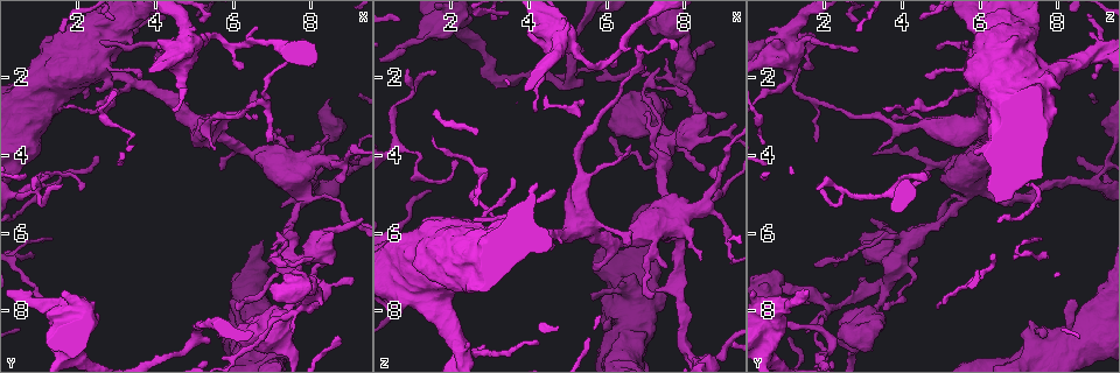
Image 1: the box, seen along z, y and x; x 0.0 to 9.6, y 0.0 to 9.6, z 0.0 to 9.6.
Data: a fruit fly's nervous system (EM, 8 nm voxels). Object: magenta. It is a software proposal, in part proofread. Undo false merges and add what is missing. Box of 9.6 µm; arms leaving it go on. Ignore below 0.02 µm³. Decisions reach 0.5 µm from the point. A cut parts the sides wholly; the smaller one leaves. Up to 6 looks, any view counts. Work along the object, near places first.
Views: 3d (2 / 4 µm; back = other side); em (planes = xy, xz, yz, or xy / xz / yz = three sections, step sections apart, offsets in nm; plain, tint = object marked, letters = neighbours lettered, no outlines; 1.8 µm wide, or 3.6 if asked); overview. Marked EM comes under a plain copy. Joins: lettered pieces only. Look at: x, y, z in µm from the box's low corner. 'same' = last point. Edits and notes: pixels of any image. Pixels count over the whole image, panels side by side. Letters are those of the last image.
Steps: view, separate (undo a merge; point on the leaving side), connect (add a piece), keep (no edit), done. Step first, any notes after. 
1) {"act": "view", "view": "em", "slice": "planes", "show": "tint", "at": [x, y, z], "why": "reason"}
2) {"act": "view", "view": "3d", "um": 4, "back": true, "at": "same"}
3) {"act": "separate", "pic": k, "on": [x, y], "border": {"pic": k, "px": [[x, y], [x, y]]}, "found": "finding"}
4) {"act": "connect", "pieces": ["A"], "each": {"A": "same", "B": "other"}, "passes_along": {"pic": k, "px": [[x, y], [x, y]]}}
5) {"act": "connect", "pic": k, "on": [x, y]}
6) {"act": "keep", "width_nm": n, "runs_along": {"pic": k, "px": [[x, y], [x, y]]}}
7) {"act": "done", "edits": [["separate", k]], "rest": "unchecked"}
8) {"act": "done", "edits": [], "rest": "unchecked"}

{"act": "view", "view": "3d", "um": 4, "back": true, "at": [2.60, 1.70, 5.95]}

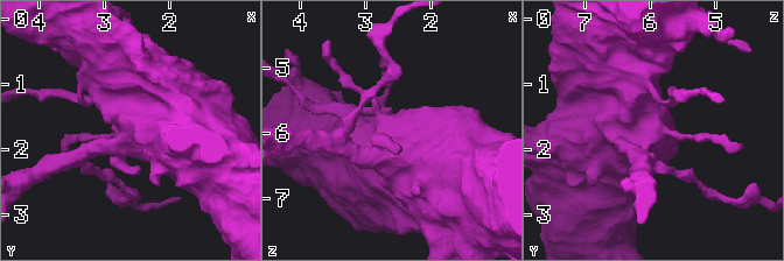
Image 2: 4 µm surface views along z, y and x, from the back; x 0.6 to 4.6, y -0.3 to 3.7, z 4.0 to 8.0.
{"act": "view", "view": "em", "um": 3.6, "slice": "planes", "show": "letters", "at": [2.60, 1.70, 5.95]}

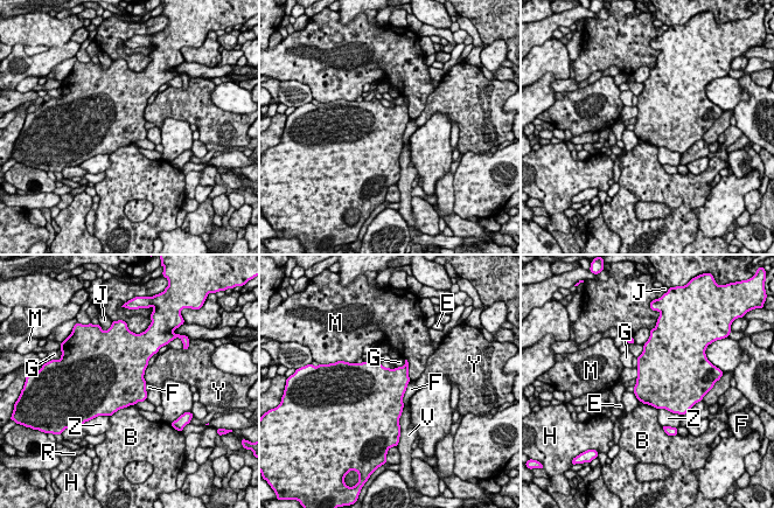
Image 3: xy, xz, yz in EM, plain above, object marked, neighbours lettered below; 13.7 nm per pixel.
{"act": "keep", "width_nm": 650, "each": {"B": "other", "E": "other", "F": "other", "G": "other", "H": "other", "J": "other", "M": "other", "R": "other", "V": "other", "Y": "other", "Z": "other"}, "border": {"pic": 3, "px": [[147, 366], [144, 373], [146, 383]]}, "found": "continuous, no second neuron"}

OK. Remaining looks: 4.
{"act": "view", "view": "em", "um": 3.6, "slice": "xz", "step": 8, "show": "tint", "at": [2.40, 1.45, 9.15], "why": "sharp bend"}

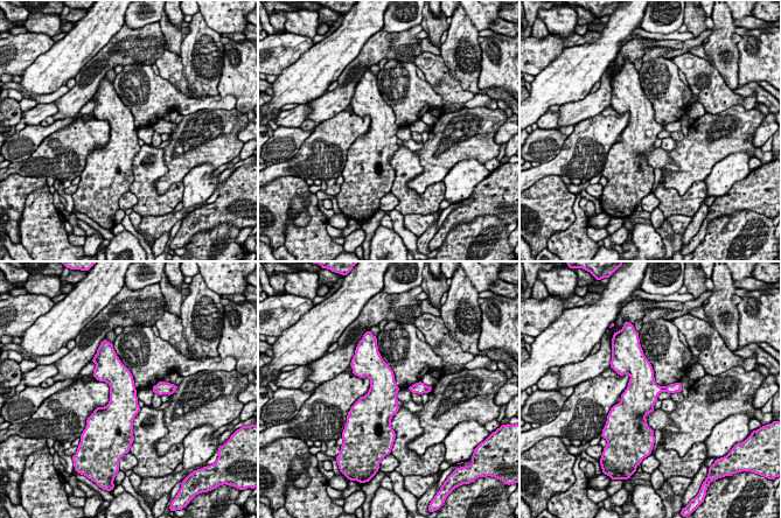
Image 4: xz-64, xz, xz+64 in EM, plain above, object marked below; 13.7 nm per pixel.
{"act": "view", "view": "em", "um": 3.6, "slice": "planes", "show": "tint", "at": "same"}

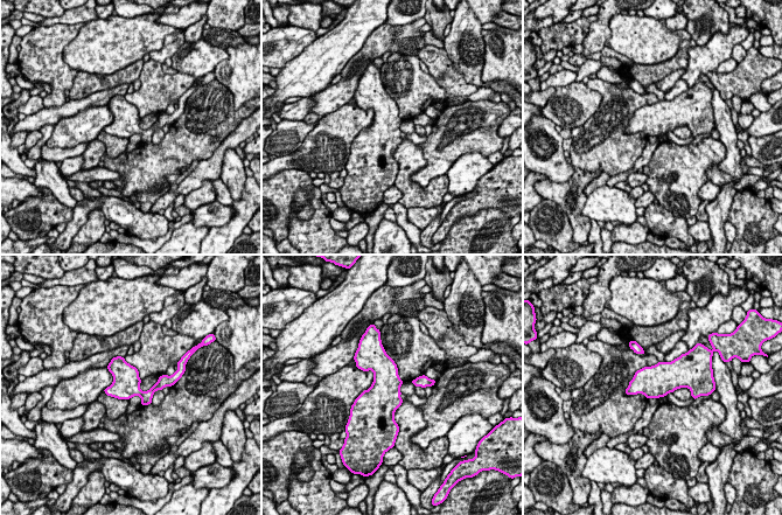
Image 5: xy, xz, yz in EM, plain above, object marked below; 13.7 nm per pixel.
{"act": "view", "view": "em", "um": 3.6, "slice": "planes", "show": "letters", "at": "same"}

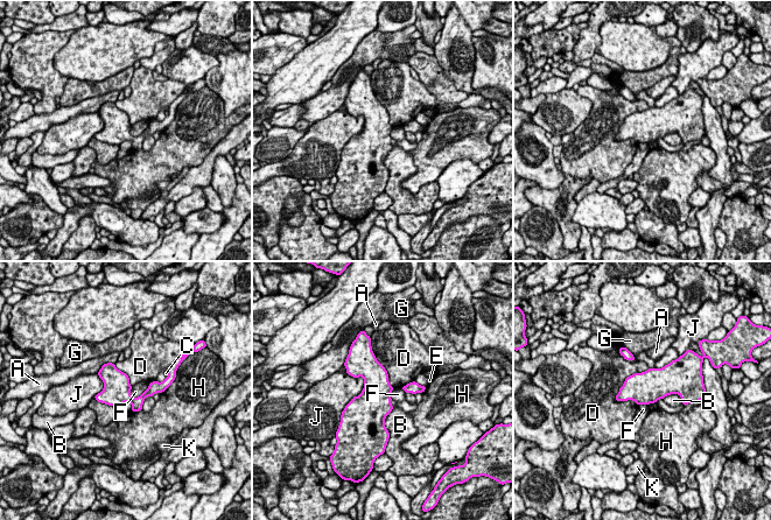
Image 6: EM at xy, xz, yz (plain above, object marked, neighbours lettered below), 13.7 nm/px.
{"act": "keep", "width_nm": 380, "each": {"A": "other", "B": "other", "C": "other", "D": "other", "E": "other", "F": "other", "G": "other", "H": "other", "J": "other", "K": "other"}, "found": "all the same neuron"}

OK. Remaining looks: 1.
{"act": "done", "edits": [], "rest": "unchecked"}

